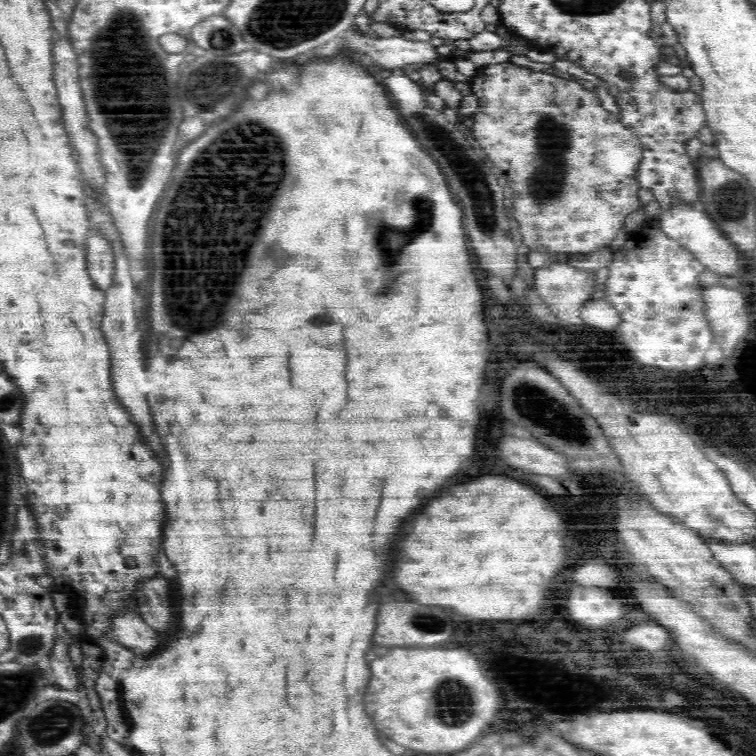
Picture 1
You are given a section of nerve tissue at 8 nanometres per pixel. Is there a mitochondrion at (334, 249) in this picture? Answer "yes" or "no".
no

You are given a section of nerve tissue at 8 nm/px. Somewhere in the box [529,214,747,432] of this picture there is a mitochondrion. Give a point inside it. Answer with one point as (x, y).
(599, 340)

